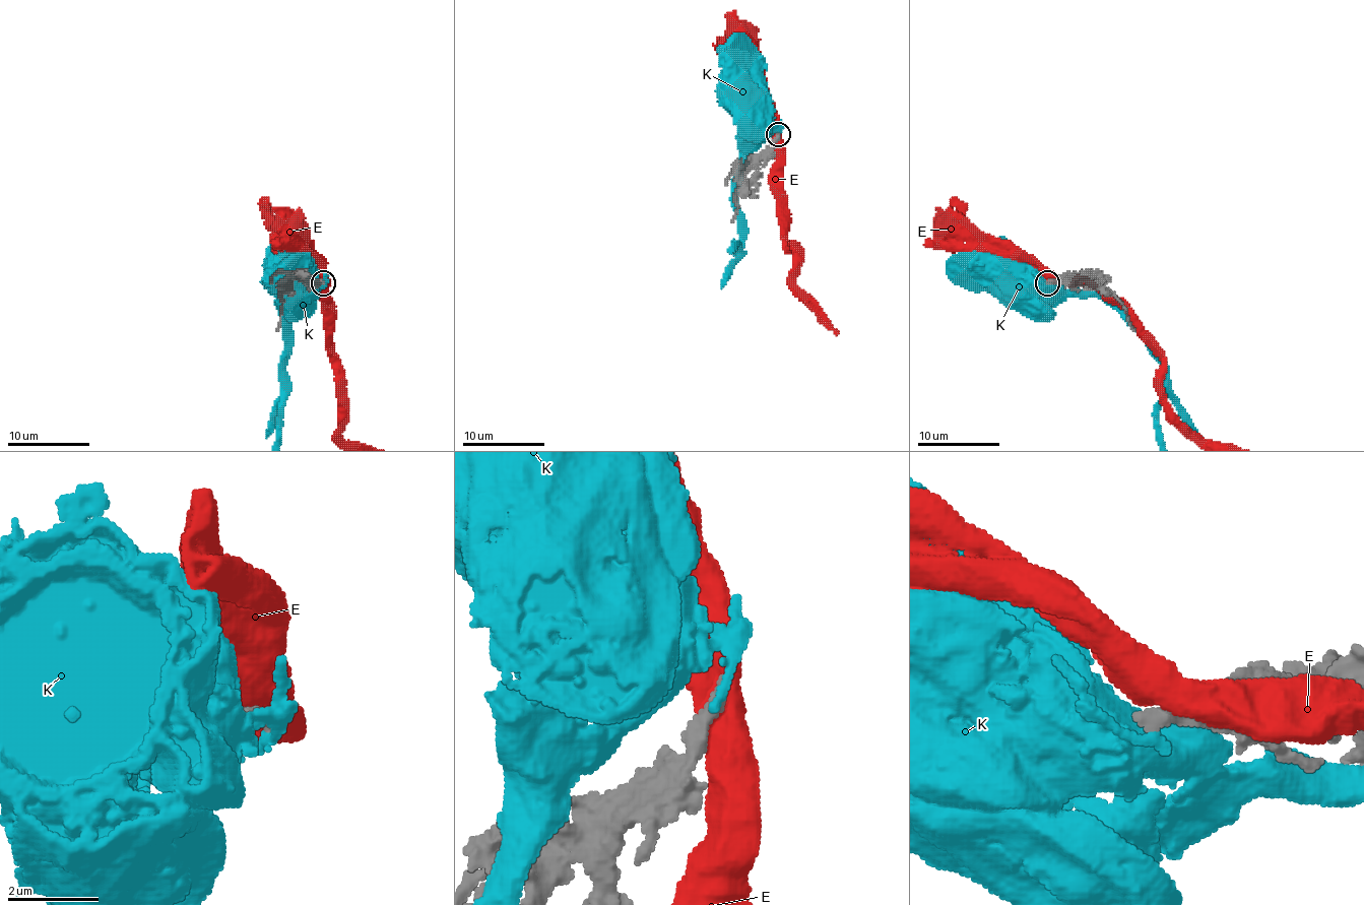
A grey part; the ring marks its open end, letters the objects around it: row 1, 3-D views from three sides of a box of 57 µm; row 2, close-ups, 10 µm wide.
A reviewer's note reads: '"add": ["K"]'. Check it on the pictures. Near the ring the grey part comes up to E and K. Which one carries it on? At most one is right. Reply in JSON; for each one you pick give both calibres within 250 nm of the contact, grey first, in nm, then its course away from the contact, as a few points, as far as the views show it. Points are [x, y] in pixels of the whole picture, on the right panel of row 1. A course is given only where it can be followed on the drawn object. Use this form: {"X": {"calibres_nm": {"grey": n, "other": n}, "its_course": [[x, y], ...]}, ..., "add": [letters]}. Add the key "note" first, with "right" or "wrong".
{"note": "wrong", "add": []}

